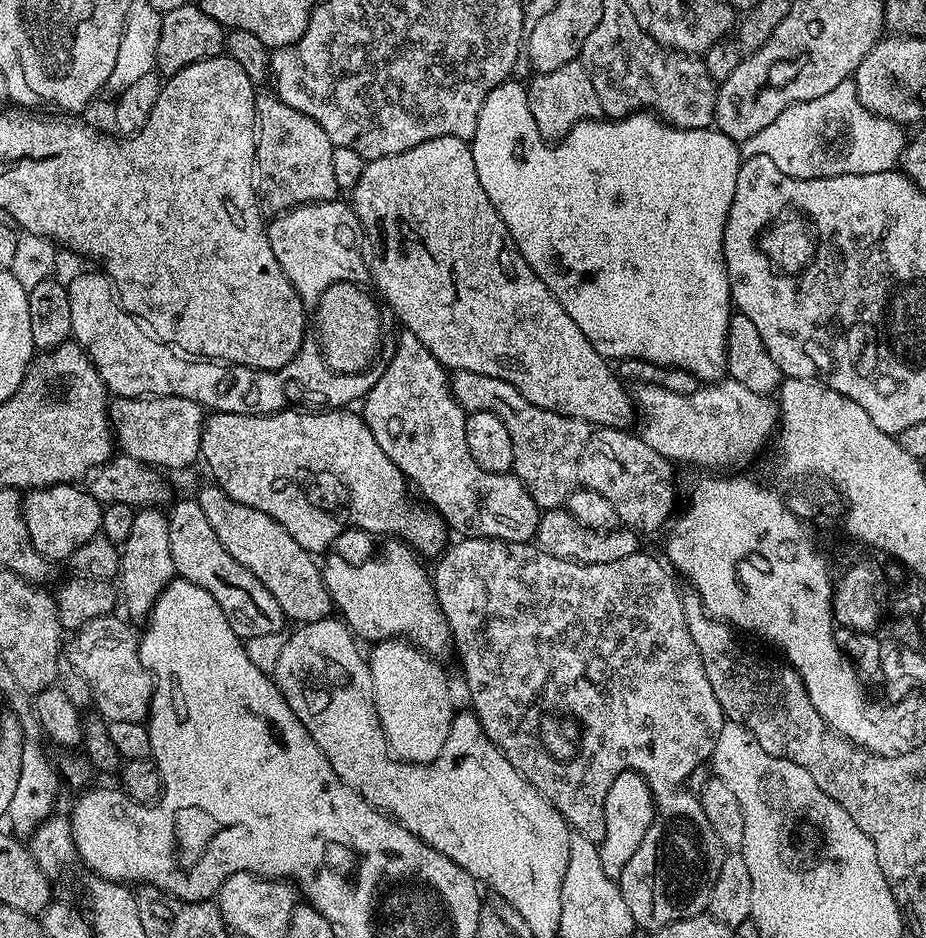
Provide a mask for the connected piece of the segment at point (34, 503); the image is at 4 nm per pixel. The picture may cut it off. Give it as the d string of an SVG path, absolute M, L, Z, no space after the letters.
M75 483L55 484L49 488L33 488L23 497L22 507L26 530L30 534L32 545L50 562L67 561L74 554L74 550L82 546L82 542L90 542L90 538L94 538L101 531L102 505L100 501L92 497L91 491L84 489L83 492Z

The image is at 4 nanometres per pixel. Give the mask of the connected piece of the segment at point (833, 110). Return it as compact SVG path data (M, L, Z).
M845 82L834 86L830 94L802 102L782 110L766 130L758 130L754 138L743 141L744 156L765 156L782 170L782 174L799 180L817 180L823 176L841 176L842 174L878 174L893 171L900 163L906 147L905 129L884 116L876 116L862 104L856 93L855 83Z

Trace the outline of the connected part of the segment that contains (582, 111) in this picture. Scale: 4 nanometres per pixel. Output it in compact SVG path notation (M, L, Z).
M579 59L558 66L558 70L541 72L533 77L532 84L527 85L528 105L530 114L534 114L540 137L545 142L559 142L571 128L578 126L583 120L594 120L601 115L594 82L590 82L590 74L586 74Z

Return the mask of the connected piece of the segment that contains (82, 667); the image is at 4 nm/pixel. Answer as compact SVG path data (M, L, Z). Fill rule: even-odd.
M113 614L94 618L85 628L79 629L66 648L70 662L90 682L95 711L105 720L114 722L145 723L152 708L152 673L140 657L140 641L132 633L133 625L127 619L119 620ZM69 647L69 648L68 648Z

